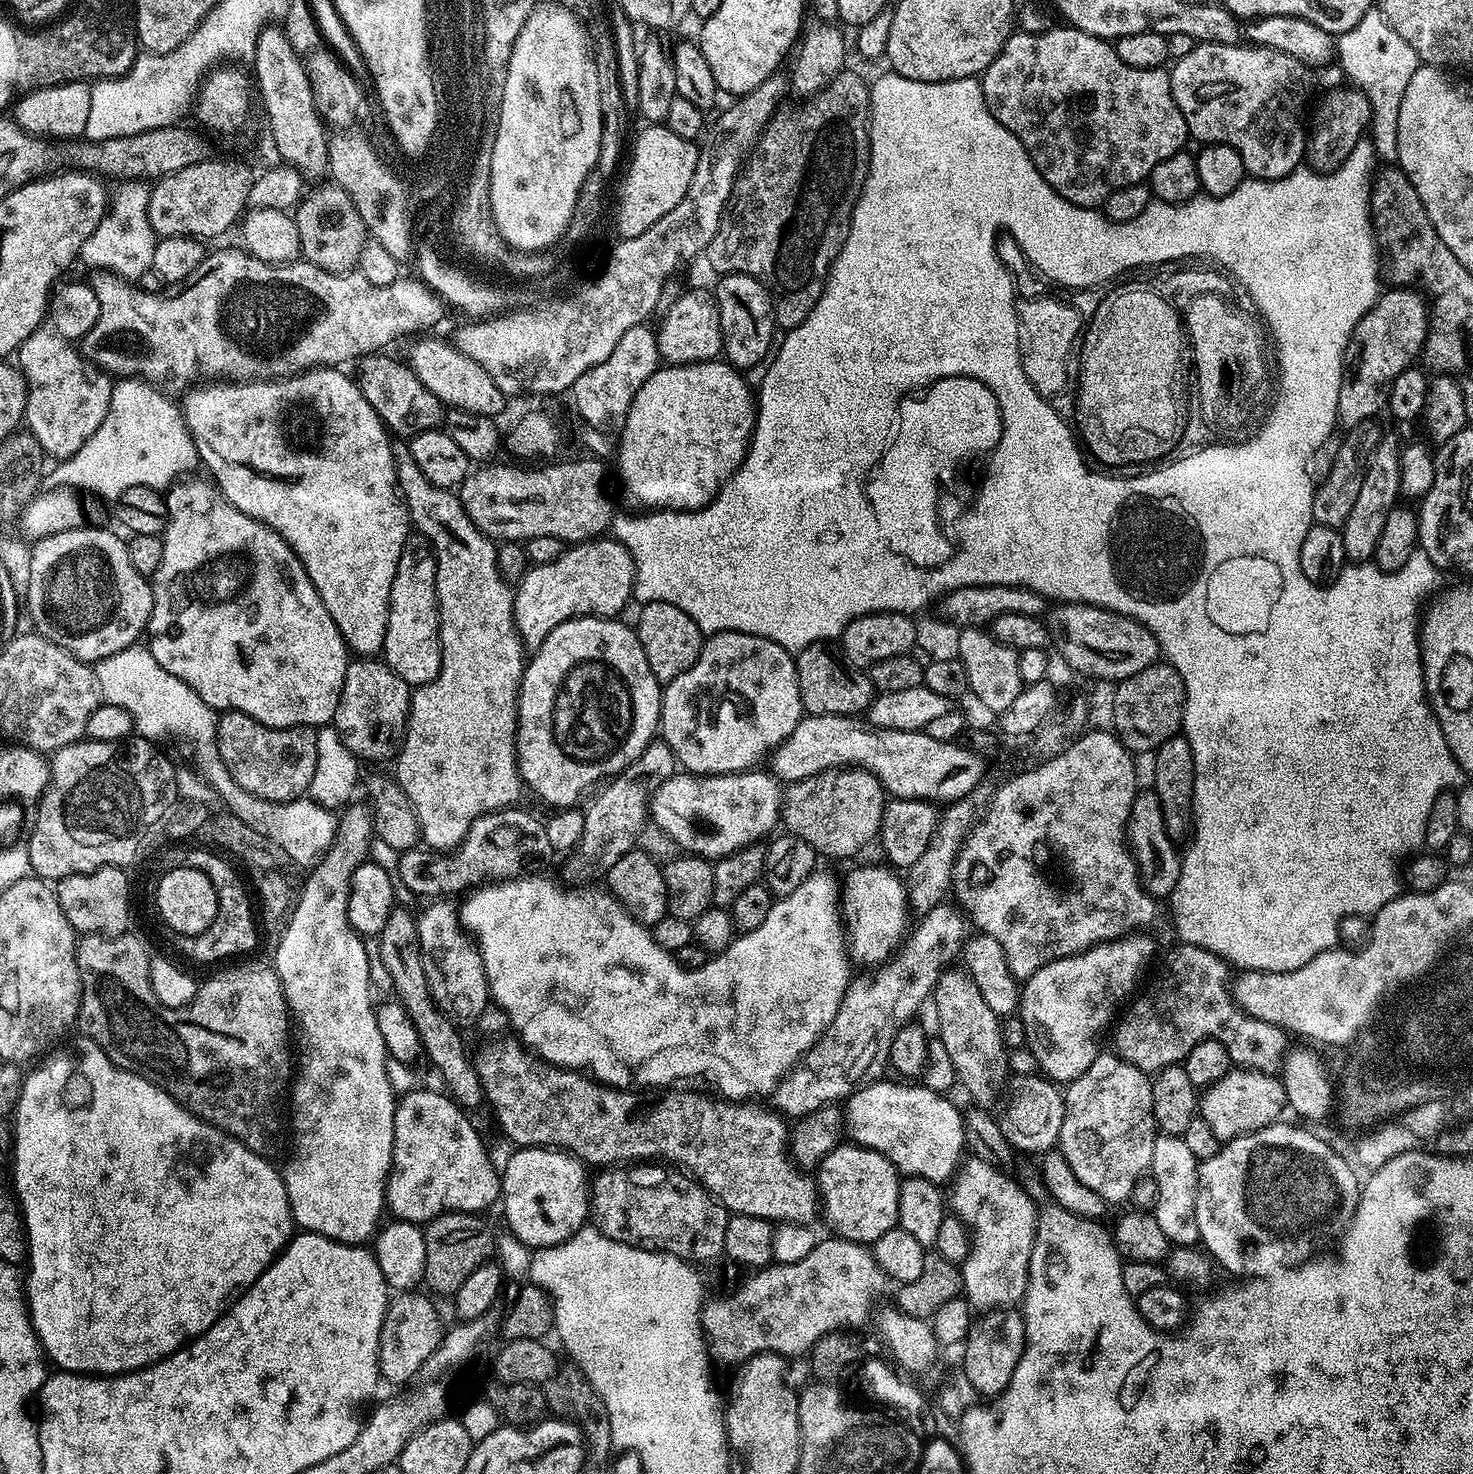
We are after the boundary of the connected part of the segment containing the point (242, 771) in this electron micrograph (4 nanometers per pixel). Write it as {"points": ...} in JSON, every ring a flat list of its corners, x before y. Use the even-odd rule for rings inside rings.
{"points":[[231,710,221,711,218,717,217,748,233,781,243,790,284,804,307,793,318,759,316,732,311,727,275,728,258,722,250,714]]}

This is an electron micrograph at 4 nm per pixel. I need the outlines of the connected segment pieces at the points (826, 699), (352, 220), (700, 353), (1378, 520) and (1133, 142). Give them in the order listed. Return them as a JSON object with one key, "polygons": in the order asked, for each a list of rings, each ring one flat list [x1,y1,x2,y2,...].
{"polygons":[[[827,643,811,644,795,657,800,701,804,712,813,716,850,716,863,713,874,699,874,689,867,671,849,666,843,659,832,657]],[[335,182,327,183,314,189,309,196,307,193,295,205,300,254,307,263,327,272,351,272,359,265,362,246,370,237,362,222,362,214,358,214,354,202,350,202,350,194]],[[704,288,684,290,678,302,659,321,660,328,655,331,661,361,665,365,704,364,721,355,724,339,720,329,720,311,715,295]],[[1381,435,1378,446,1374,446,1374,454,1370,454,1370,462,1366,466,1366,478,1362,478,1362,491,1354,506,1350,509,1350,518,1346,518,1343,526,1344,555,1352,562,1368,562,1375,557,1378,538,1382,538,1382,526,1386,526,1386,518,1390,510,1397,507,1401,499,1400,490,1400,449,1402,440,1396,436]],[[1048,26,1044,31,1036,33,1013,31,1004,44,1004,51,994,58,994,62,982,74,984,101,988,112,994,114,994,118,998,118,998,122,1002,122,1002,126,1006,126,1006,130,1010,130,1020,139,1022,146,1030,154,1034,166,1038,166,1038,174,1042,174,1042,178,1046,178,1046,182,1055,192,1083,208,1096,208,1103,205,1104,199,1110,194,1114,194,1114,190,1122,190,1122,186,1145,183,1154,170,1154,166,1158,166,1158,162,1162,162,1162,158,1170,158,1170,154,1181,151,1187,145,1184,143,1189,143,1190,137,1186,118,1182,118,1182,110,1178,110,1172,97,1172,77,1164,68,1126,66,1122,62,1122,58,1118,58,1115,47,1109,41,1102,40,1099,36,1091,36,1071,26,1063,27]]]}

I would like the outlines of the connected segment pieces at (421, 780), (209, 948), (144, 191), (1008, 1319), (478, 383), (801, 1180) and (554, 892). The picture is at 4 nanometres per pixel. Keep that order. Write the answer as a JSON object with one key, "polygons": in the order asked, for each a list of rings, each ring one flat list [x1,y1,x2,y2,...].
{"polygons":[[[400,443,392,445,392,454,396,458,396,486,415,531,427,543,428,540,432,543,430,552,436,562,440,673,432,683,421,684,412,692,408,725,404,728,404,739,394,760,394,780,410,798,420,823,421,841,429,849,444,854,459,849,470,826,479,816,511,808,519,801,516,799,520,796,522,781,516,760,516,730,526,649,516,632,514,588,503,580,505,577,497,560,497,545,482,530,478,530,478,526,474,526,459,495,431,484,426,474,418,470,418,462,414,462,407,443]],[[196,846,193,850,193,867,202,870,206,878,210,878,217,886,218,914,214,914,214,922,210,922,206,931,191,937,192,952,204,964,212,964,215,960,228,960,231,956,244,956,256,948,256,928,258,932,258,916,254,911,254,900,241,876,232,877,231,872,224,869,221,860,217,860,212,850,204,846]],[[124,182,120,186,117,194,115,192,111,197,110,207,102,222,94,230,94,234,86,238,79,259,93,264,93,269,107,270,132,282,151,269,158,237,153,232,148,217,149,185,144,182]],[[1015,1307,985,1311,973,1323,968,1339,962,1345,964,1351,963,1372,970,1378,974,1390,984,1398,998,1398,1010,1386,1014,1378,1014,1366,1022,1358,1024,1349,1024,1318]],[[420,338,416,345,412,348,412,353,406,357,407,363,411,370,422,383,426,386,426,390,430,390,440,400,441,404,451,406,455,409,466,410,468,413,476,413,480,415,499,417,499,413,503,410,507,397,503,392,498,390,498,386,494,385,493,379,490,378,486,370,478,362,474,362,472,358,467,358,466,355,458,351,455,345,451,343,443,344,440,340,424,340,428,338]],[[513,1042,513,1044,498,1044,494,1048,488,1048,485,1050,484,1053,481,1054,480,1056,480,1064,479,1060,478,1063,475,1065,475,1070,478,1075,480,1075,480,1081,482,1082,482,1086,484,1087,484,1099,487,1101,487,1103,490,1105,492,1103,492,1108,494,1111,496,1111,496,1120,498,1123,500,1123,500,1128,502,1131,505,1132,506,1135,509,1136,510,1139,513,1140,514,1143,516,1143,516,1146,523,1146,526,1148,538,1148,541,1146,551,1146,553,1149,556,1150,563,1150,573,1156,576,1157,578,1160,584,1161,585,1165,588,1166,593,1166,592,1164,600,1164,599,1166,612,1166,615,1165,616,1163,619,1162,648,1162,651,1161,653,1158,660,1158,656,1156,664,1156,669,1165,672,1166,682,1166,683,1171,685,1173,691,1174,699,1183,702,1185,703,1188,706,1189,706,1191,709,1192,715,1199,719,1200,721,1204,724,1205,725,1208,728,1209,729,1213,732,1214,737,1214,740,1213,742,1215,748,1215,748,1216,757,1216,760,1219,764,1219,769,1222,783,1222,785,1224,806,1224,806,1225,811,1225,813,1223,812,1219,815,1218,816,1212,818,1216,818,1184,815,1179,812,1180,807,1171,801,1170,796,1161,793,1159,792,1153,790,1151,790,1124,787,1119,781,1113,773,1110,771,1107,768,1108,759,1108,758,1104,756,1102,729,1102,727,1099,724,1098,715,1098,716,1100,711,1100,710,1097,708,1096,698,1096,694,1092,672,1092,669,1094,669,1096,664,1096,661,1098,660,1101,657,1102,657,1104,652,1104,649,1106,649,1108,639,1108,638,1105,636,1105,636,1096,637,1093,632,1090,621,1090,618,1088,613,1088,607,1084,601,1084,597,1082,595,1079,589,1078,587,1075,581,1074,579,1071,576,1070,569,1070,566,1068,558,1068,556,1067,555,1064,550,1064,547,1062,541,1062,539,1059,533,1058,519,1043]],[[817,870,812,873,798,890,794,890,789,896,779,897,773,903,770,914,766,914,766,922,758,926,758,930,750,930,737,935,735,939,723,950,707,960,701,968,687,969,680,963,673,953,667,952,658,942,654,942,651,931,645,925,640,924,629,914,624,907,617,902,616,897,608,891,607,887,592,888,596,886,580,886,584,888,567,888,556,880,551,880,545,874,529,874,521,876,519,880,501,880,488,882,475,890,469,891,463,897,464,905,459,905,458,917,463,931,474,941,484,963,484,974,488,979,488,991,495,1007,501,1008,507,1014,514,1014,534,1006,542,992,550,994,555,1000,563,1004,573,1004,574,1007,584,1011,584,1016,612,1040,612,1048,624,1056,624,1060,644,1060,644,1056,652,1056,652,1052,660,1052,660,1048,673,1048,678,1046,683,1049,685,1044,704,1044,704,1048,712,1048,712,1052,720,1052,720,1060,727,1062,732,1060,756,1088,769,1088,772,1093,781,1080,800,1063,812,1047,820,1041,820,1036,832,1024,832,1020,838,1014,842,998,846,994,850,983,848,976,848,964,850,965,850,953,846,947,846,929,842,923,842,890,828,872]]]}

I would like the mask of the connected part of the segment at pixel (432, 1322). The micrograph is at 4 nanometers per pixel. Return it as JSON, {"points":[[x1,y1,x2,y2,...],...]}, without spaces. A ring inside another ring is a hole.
{"points":[[423,1291,400,1292,389,1303,382,1330,380,1331,380,1363,378,1372,392,1384,404,1384,407,1380,417,1379,420,1368,434,1354,442,1335,440,1316,432,1305,431,1295,423,1296]]}

